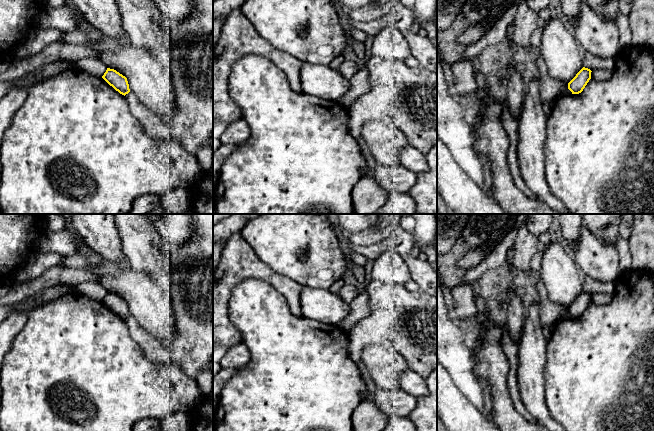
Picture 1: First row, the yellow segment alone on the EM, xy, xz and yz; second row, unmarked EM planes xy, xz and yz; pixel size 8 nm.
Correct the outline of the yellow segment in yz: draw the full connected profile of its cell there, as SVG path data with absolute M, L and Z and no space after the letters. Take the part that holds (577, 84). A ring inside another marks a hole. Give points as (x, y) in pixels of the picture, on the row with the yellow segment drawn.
M583 67L576 76L568 83L568 89L572 94L579 94L583 91L591 79L591 70Z

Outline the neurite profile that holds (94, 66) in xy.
M99 57L82 58L75 63L74 68L97 77L102 77L107 70Z

